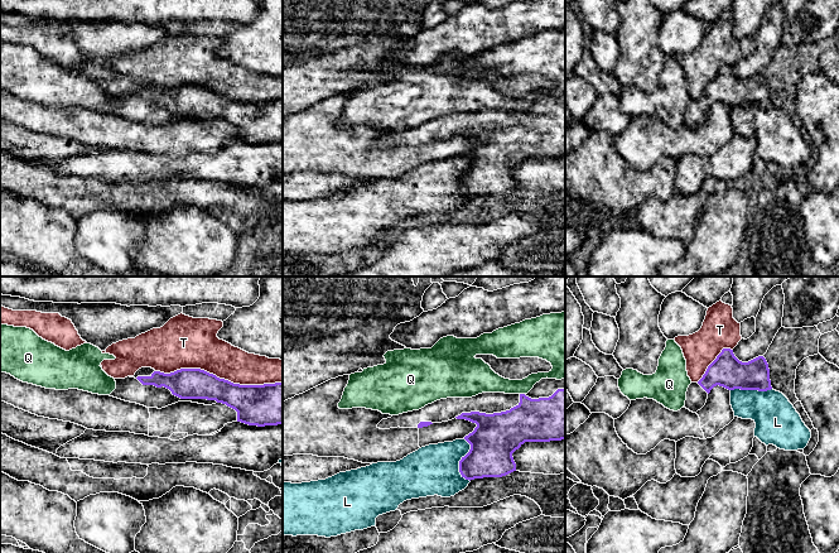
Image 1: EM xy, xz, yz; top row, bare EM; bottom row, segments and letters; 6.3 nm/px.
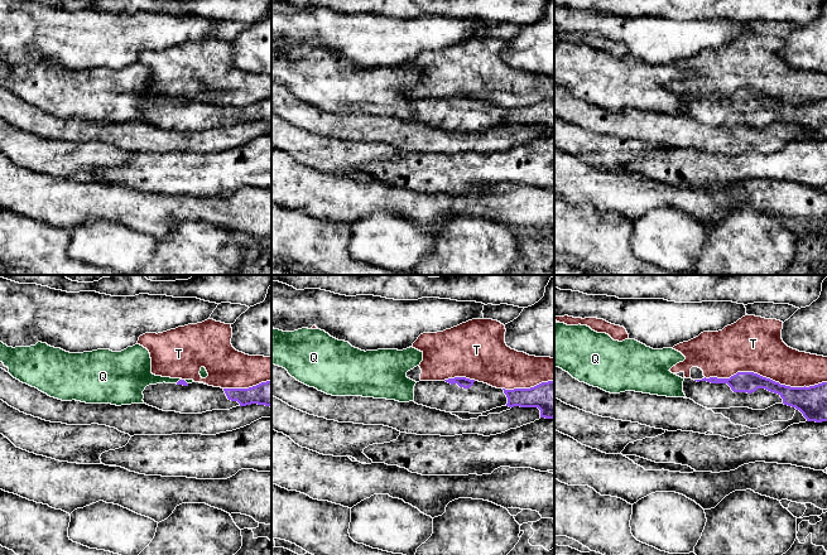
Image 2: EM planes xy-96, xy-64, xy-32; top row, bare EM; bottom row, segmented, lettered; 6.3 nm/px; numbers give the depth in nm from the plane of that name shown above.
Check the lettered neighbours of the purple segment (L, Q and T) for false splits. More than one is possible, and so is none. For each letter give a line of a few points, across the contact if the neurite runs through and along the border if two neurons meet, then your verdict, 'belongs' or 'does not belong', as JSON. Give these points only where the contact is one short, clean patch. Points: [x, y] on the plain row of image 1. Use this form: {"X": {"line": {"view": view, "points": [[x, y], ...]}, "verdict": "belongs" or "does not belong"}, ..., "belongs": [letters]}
{"L": {"verdict": "does not belong"}, "Q": {"verdict": "does not belong"}, "T": {"verdict": "does not belong"}, "belongs": []}

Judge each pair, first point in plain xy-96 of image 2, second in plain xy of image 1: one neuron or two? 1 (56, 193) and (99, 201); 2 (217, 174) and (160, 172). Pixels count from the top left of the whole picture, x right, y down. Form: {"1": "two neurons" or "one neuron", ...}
{"1": "one neuron", "2": "one neuron"}

